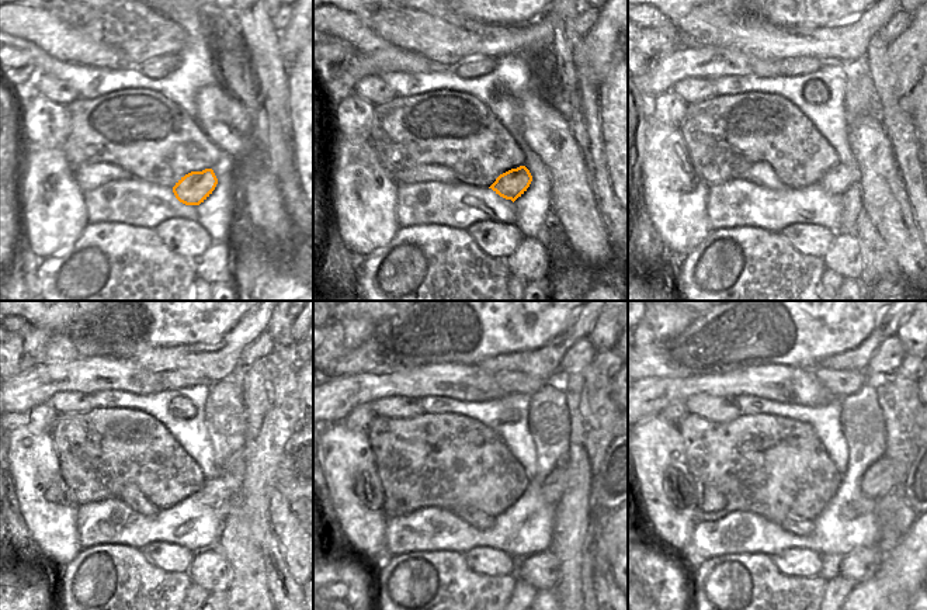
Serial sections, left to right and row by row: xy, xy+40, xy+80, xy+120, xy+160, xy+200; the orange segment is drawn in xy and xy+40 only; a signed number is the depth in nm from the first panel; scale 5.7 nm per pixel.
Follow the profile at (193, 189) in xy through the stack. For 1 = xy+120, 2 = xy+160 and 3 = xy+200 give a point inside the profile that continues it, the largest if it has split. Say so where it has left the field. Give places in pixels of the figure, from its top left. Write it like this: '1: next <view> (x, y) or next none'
1: next xy+120 (225, 491)
2: next xy+160 (554, 487)
3: next xy+200 (884, 475)

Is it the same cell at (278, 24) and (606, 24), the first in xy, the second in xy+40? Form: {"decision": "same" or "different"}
{"decision": "different"}

